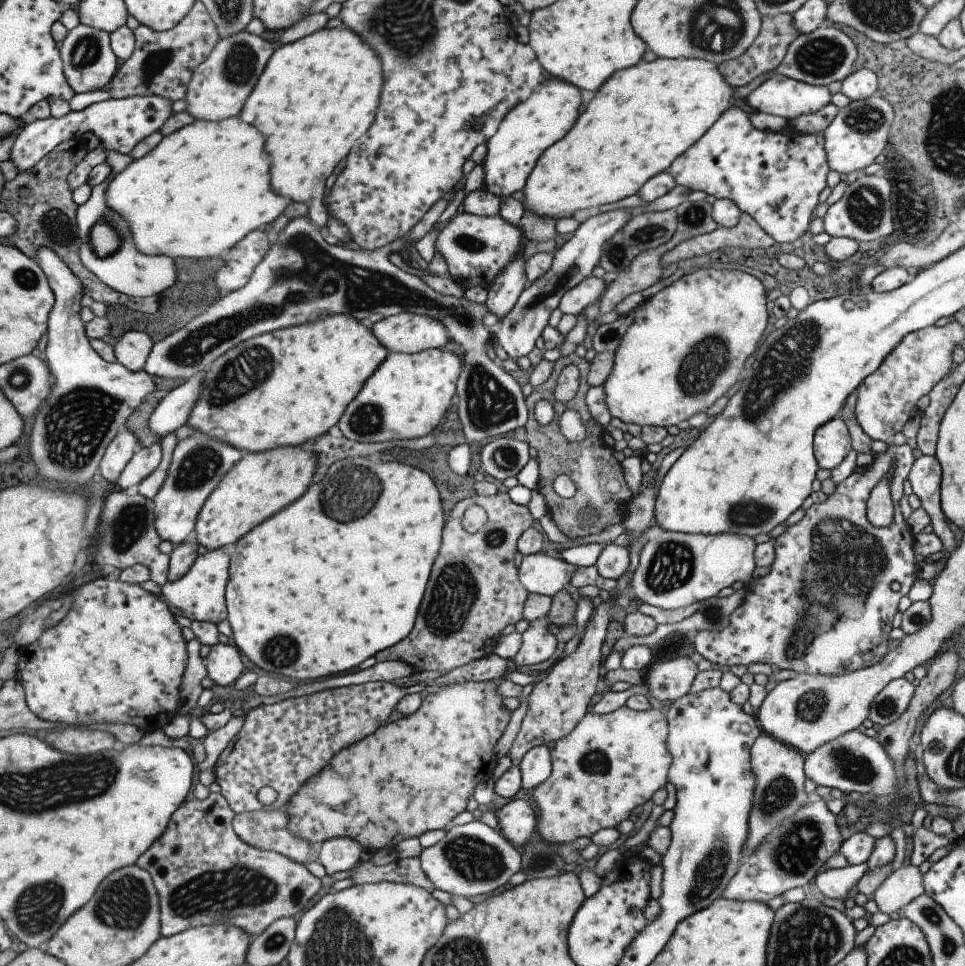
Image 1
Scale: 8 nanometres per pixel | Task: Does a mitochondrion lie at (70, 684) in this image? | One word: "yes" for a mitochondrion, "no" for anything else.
no

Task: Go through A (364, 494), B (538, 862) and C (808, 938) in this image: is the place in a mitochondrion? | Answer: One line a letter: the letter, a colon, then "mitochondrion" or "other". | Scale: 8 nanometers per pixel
A: mitochondrion
B: mitochondrion
C: mitochondrion

